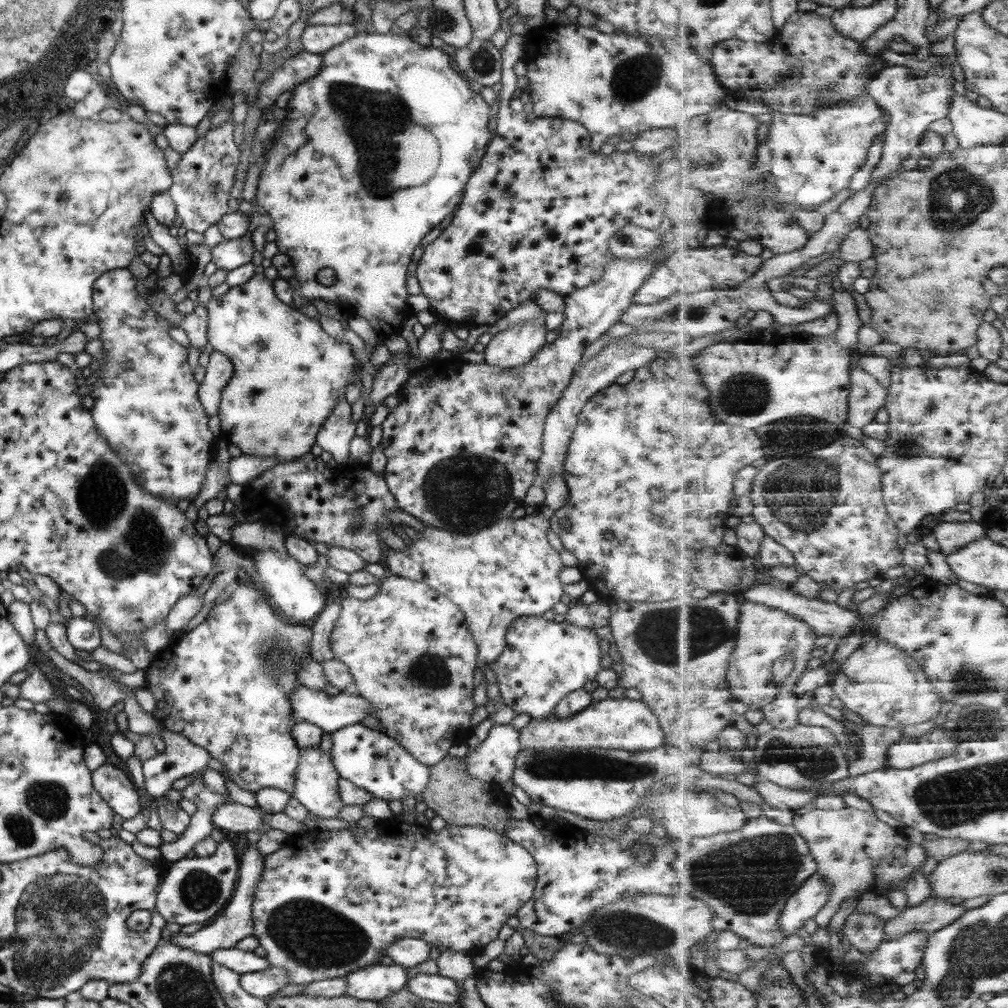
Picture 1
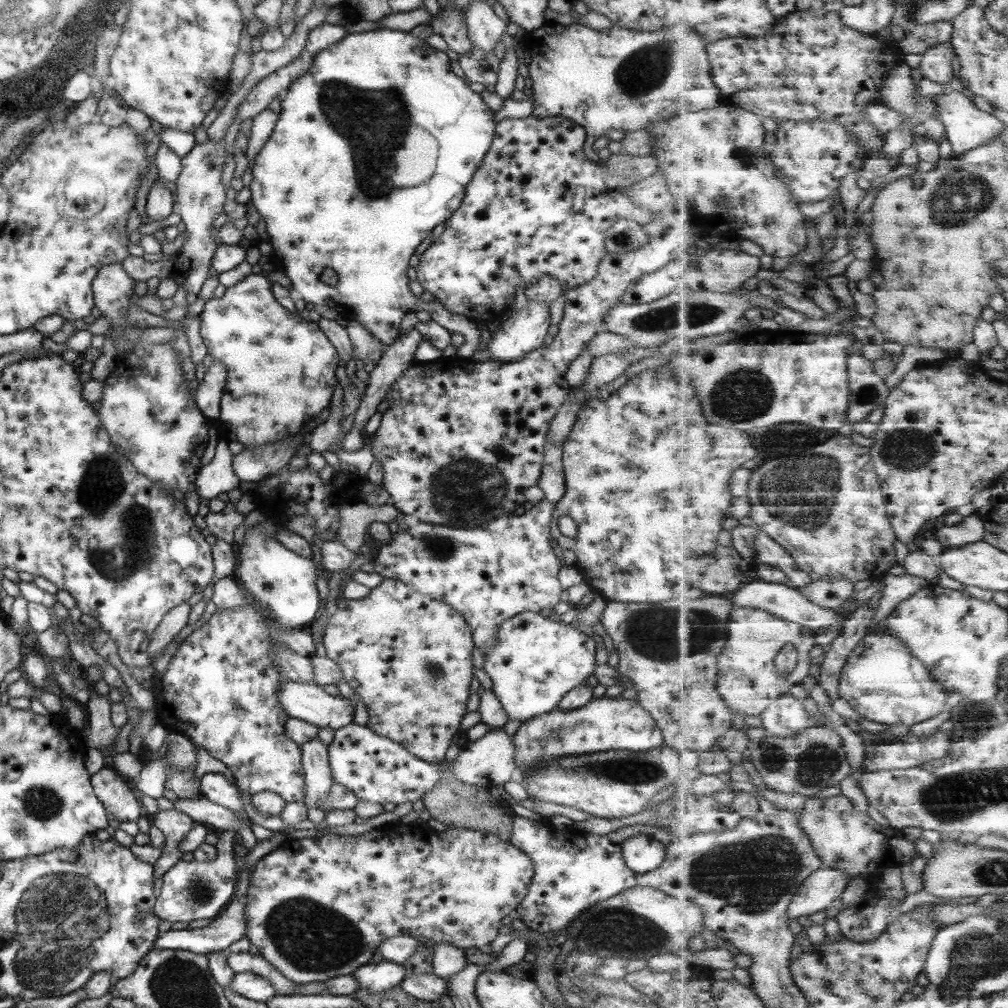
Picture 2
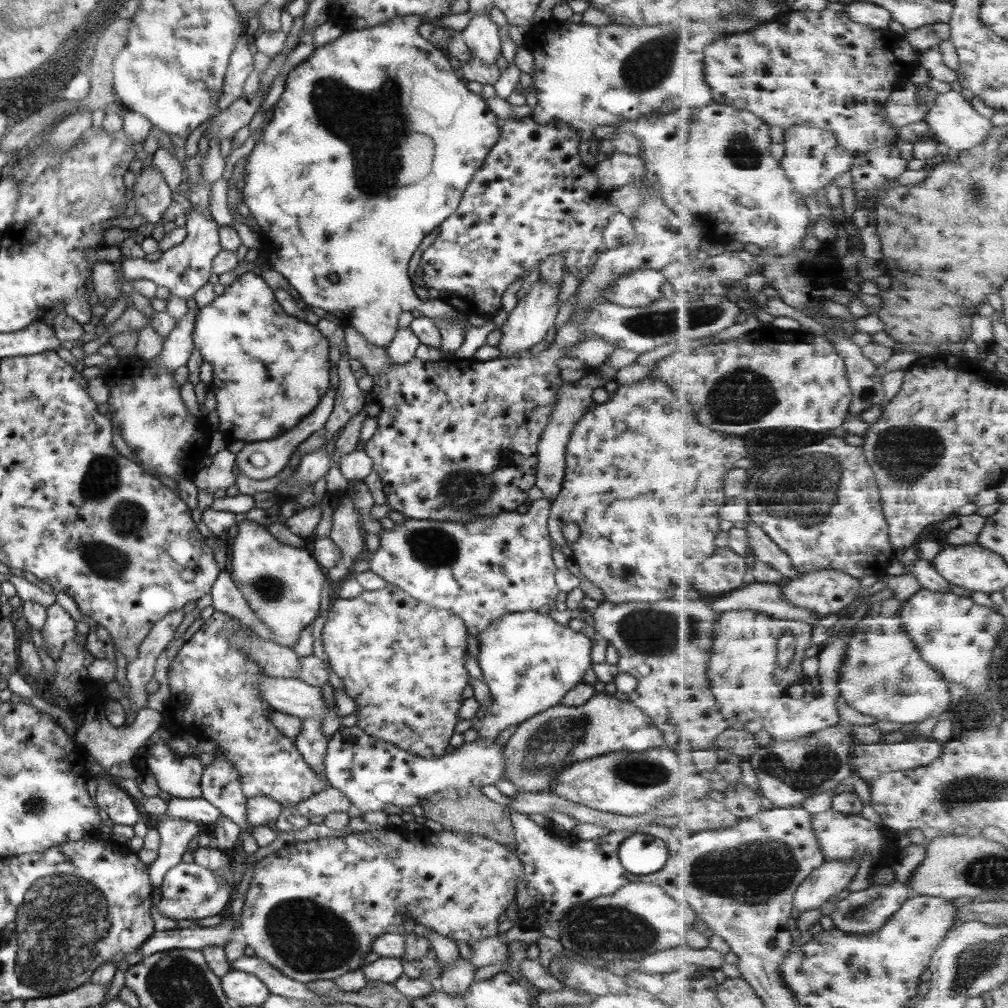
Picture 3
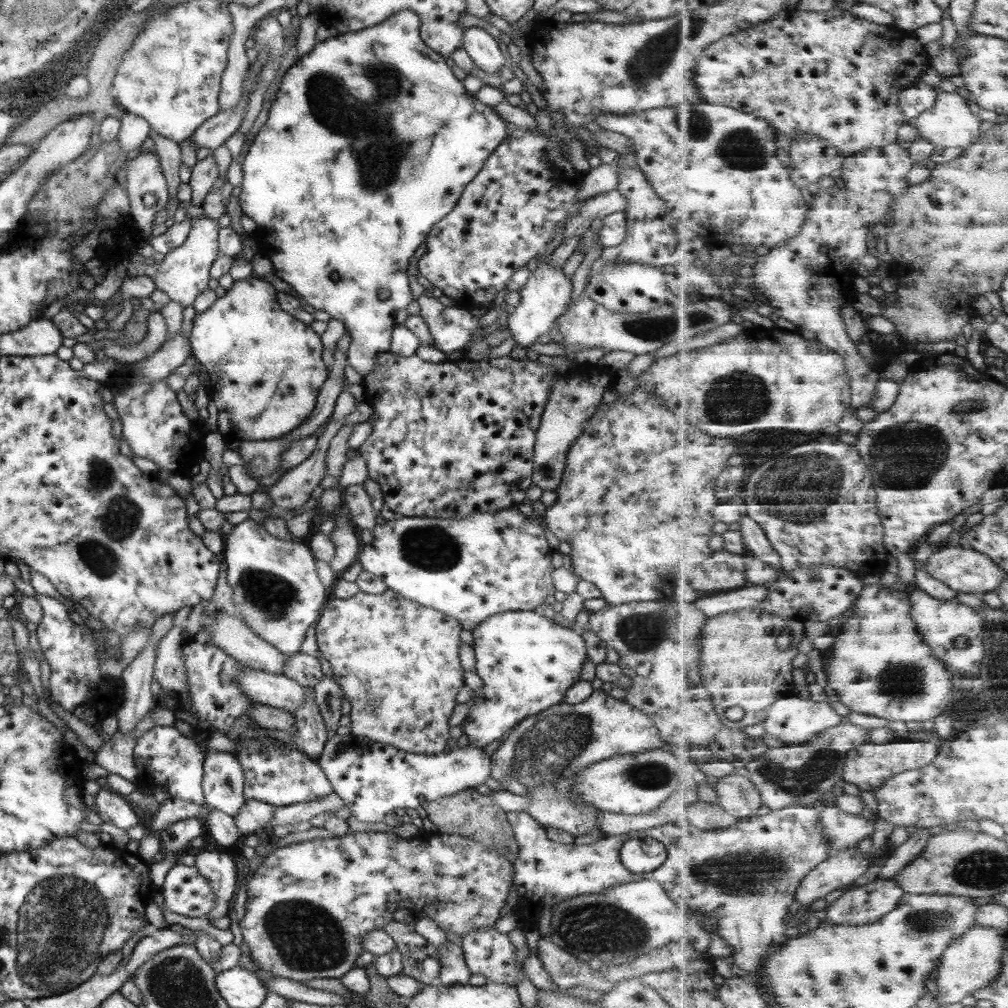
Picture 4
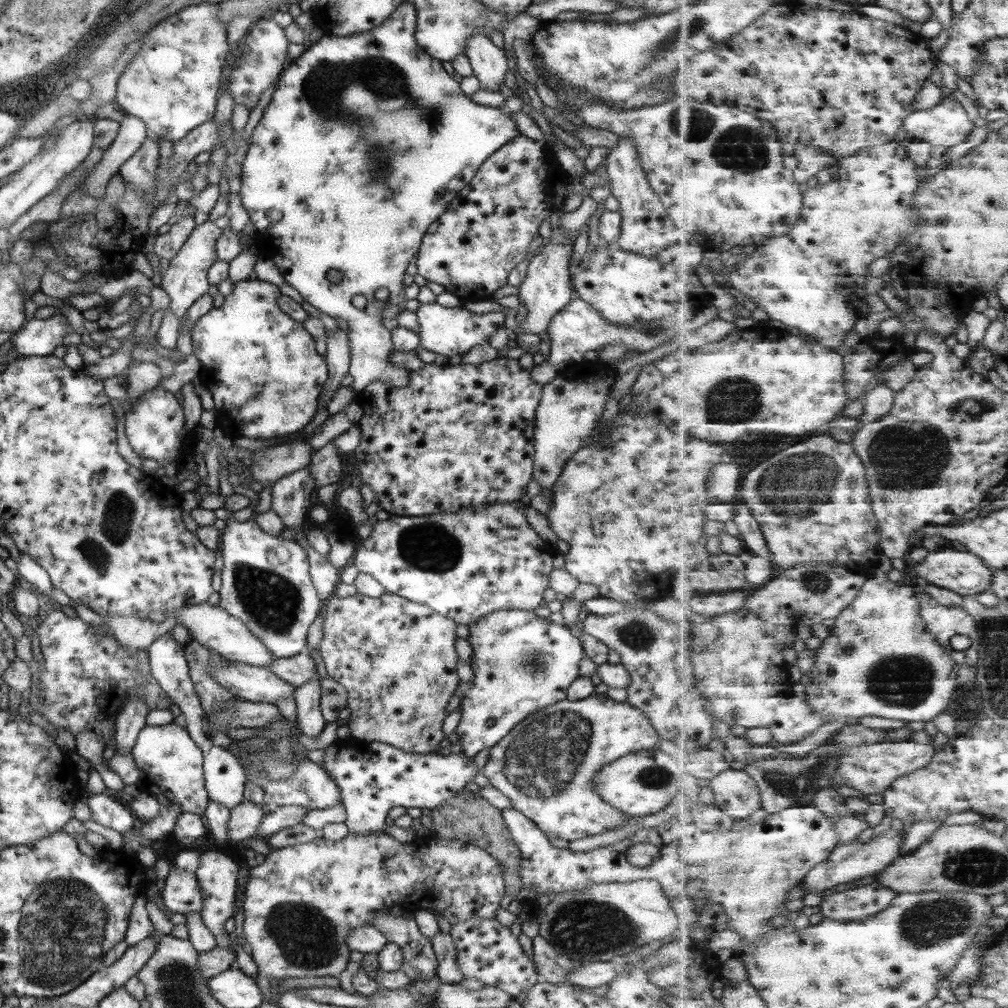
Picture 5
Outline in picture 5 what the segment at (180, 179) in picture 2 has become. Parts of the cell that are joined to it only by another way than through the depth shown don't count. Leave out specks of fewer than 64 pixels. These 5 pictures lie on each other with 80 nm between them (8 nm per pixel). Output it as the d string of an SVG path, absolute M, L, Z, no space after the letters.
M205 221L201 225L197 225L181 245L180 251L173 258L170 258L168 269L161 275L162 281L159 287L170 298L166 310L172 312L180 321L193 301L206 294L210 287L206 277L207 269L216 261L215 243L221 233L222 230L213 222Z

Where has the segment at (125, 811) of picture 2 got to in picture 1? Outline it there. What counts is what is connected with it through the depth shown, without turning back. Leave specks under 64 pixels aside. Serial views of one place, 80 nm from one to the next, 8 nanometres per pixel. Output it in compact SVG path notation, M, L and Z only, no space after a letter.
M105 763L90 774L92 787L109 808L123 820L133 818L141 810L142 796L127 771Z

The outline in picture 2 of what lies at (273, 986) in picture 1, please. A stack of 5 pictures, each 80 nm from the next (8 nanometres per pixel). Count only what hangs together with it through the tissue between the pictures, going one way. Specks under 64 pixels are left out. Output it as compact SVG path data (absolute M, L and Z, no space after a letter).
M250 972L233 973L229 983L229 990L242 996L247 1001L265 1003L275 994L272 984Z

